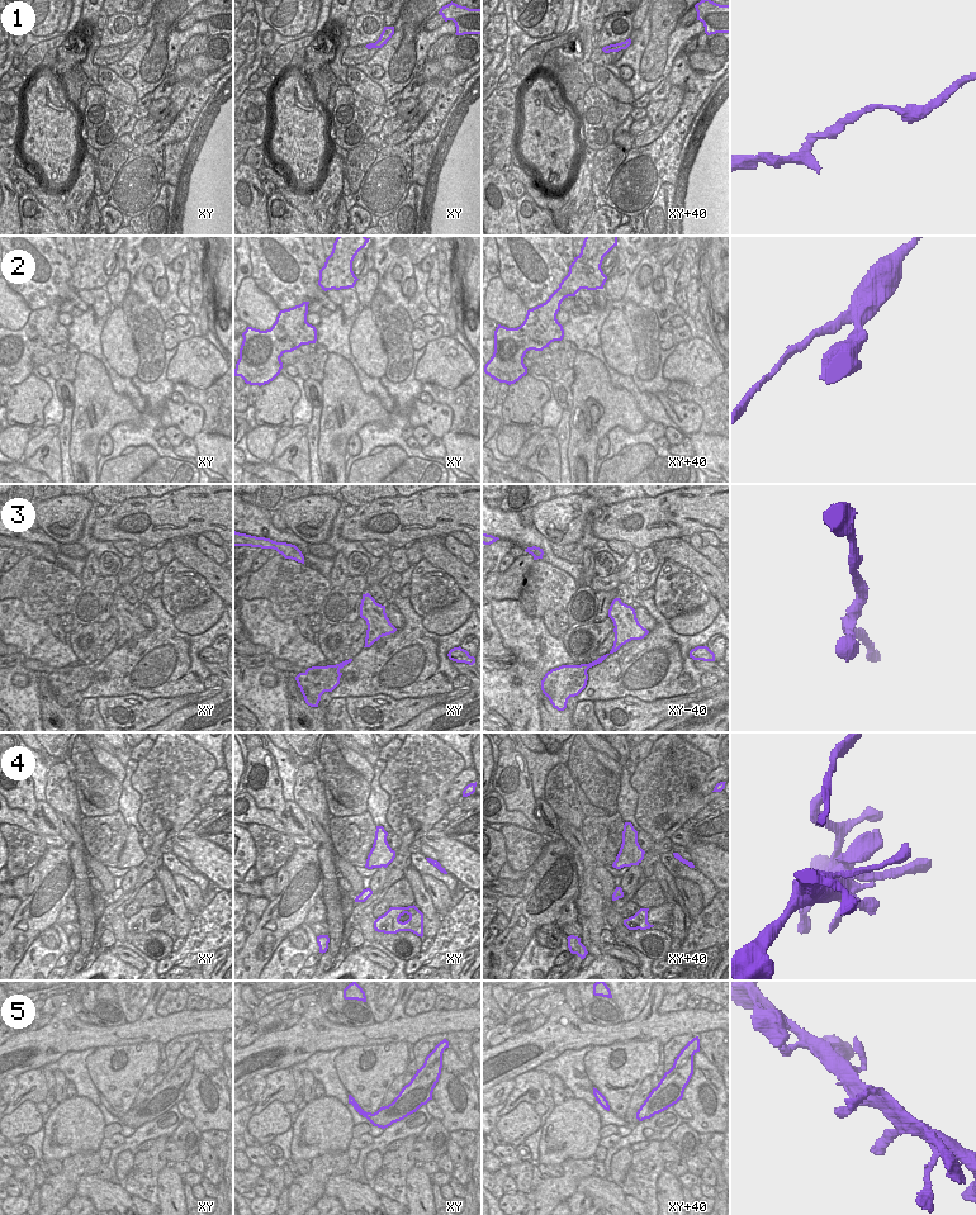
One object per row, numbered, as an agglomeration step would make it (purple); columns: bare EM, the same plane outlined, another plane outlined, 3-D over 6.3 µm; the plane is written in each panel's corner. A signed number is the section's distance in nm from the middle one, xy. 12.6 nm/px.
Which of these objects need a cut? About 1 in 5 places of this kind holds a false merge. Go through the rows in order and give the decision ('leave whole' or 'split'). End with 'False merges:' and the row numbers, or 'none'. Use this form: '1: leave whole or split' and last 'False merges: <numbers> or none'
1: leave whole
2: leave whole
3: leave whole
4: leave whole
5: leave whole
False merges: none

